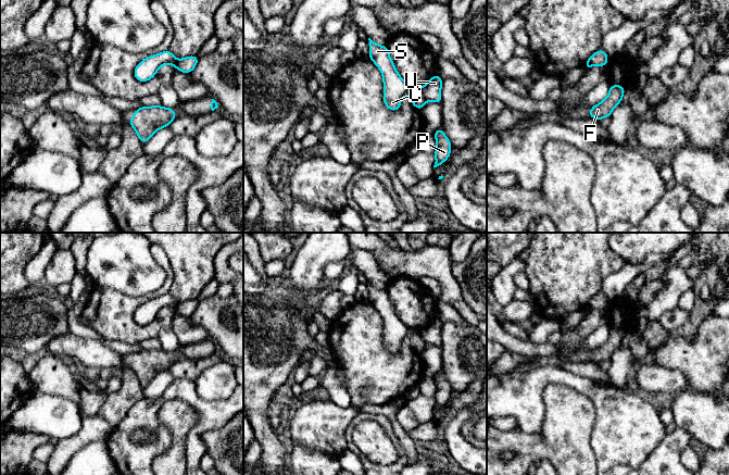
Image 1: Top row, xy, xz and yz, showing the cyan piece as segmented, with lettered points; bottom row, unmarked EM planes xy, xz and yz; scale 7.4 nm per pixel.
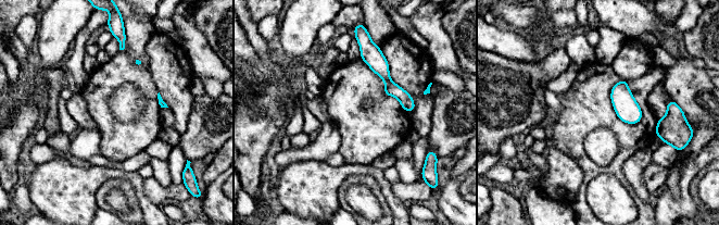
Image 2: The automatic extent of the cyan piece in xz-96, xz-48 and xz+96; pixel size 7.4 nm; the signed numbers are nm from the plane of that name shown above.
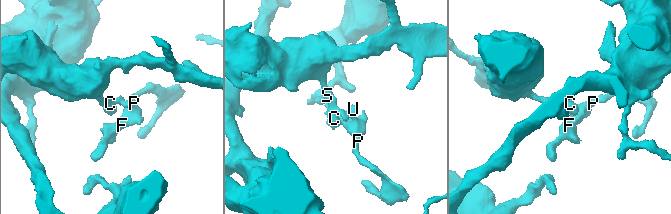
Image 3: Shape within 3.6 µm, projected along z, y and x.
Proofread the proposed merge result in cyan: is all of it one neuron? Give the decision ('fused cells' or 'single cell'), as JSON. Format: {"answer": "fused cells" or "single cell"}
{"answer": "fused cells"}

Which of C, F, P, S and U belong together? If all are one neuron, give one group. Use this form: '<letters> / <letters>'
C S / F P U

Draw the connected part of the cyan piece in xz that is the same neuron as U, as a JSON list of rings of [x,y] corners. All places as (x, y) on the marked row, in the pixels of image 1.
[[[436,74],[433,77],[429,79],[427,84],[425,84],[418,90],[426,100],[442,103],[441,85],[442,85],[442,78],[438,74]]]

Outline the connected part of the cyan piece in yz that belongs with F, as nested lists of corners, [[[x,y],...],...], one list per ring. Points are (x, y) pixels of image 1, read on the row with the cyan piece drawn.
[[[620,85],[609,86],[608,96],[606,99],[599,104],[593,105],[590,109],[589,116],[599,121],[611,116],[614,108],[623,101],[625,90],[626,88]]]

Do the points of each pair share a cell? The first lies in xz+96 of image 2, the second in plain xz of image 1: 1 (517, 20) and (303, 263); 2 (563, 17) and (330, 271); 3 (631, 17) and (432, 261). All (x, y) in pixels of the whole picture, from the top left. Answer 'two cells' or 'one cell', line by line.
1: two cells
2: one cell
3: one cell

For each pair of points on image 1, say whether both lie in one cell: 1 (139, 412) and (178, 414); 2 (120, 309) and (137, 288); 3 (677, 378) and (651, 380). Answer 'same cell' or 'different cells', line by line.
1: different cells
2: different cells
3: same cell

